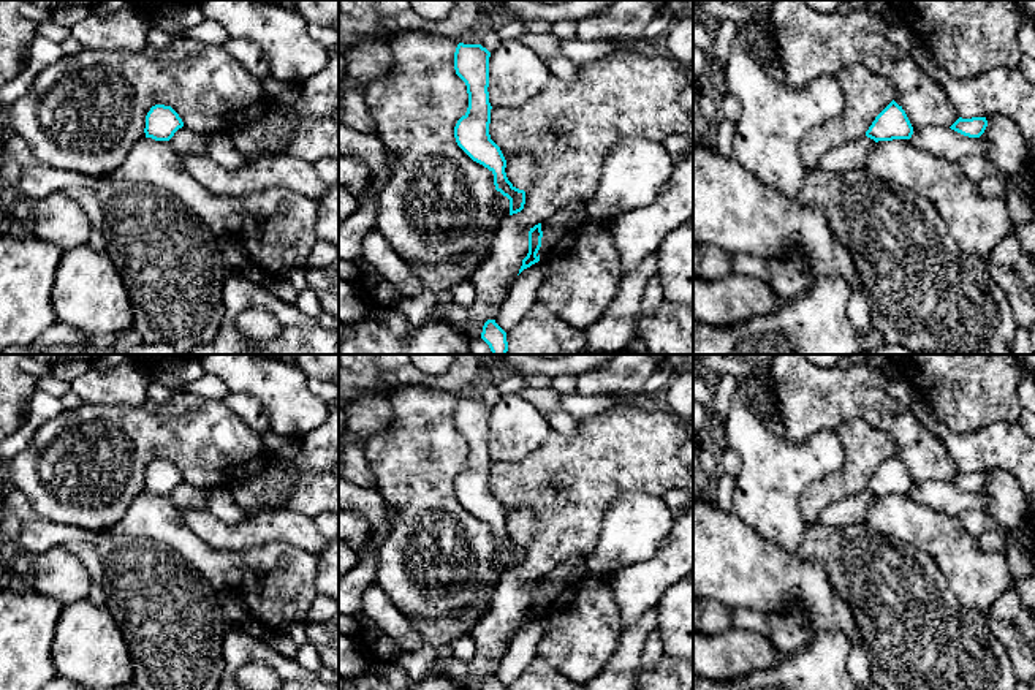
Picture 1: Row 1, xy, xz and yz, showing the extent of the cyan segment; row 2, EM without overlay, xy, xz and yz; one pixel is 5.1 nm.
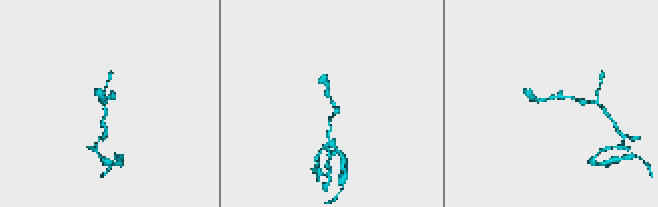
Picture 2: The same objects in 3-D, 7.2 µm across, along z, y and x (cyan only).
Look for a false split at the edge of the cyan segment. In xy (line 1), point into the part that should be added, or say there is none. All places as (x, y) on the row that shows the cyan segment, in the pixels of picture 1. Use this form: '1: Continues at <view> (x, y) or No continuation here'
1: No continuation here

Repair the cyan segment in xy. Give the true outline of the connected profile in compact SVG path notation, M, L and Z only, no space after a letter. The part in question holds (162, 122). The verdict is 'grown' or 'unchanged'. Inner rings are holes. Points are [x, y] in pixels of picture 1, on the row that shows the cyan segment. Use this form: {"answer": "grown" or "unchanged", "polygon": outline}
{"answer": "unchanged", "polygon": "M155 104L146 116L144 133L155 141L169 141L182 127L182 119L171 106Z"}

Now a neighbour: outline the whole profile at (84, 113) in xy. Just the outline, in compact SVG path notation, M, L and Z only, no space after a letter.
M177 35L165 49L147 44L141 52L82 49L63 55L6 108L6 125L47 166L103 177L120 168L131 147L146 138L146 116L155 104L171 106L185 128L207 133L258 122L271 103L261 81L223 47Z

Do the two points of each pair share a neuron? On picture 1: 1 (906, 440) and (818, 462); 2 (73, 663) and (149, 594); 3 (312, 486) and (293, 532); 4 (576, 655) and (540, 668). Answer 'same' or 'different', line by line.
1: different
2: different
3: different
4: different

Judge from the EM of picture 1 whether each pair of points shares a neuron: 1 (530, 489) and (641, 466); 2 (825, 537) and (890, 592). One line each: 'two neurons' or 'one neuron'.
1: one neuron
2: one neuron

